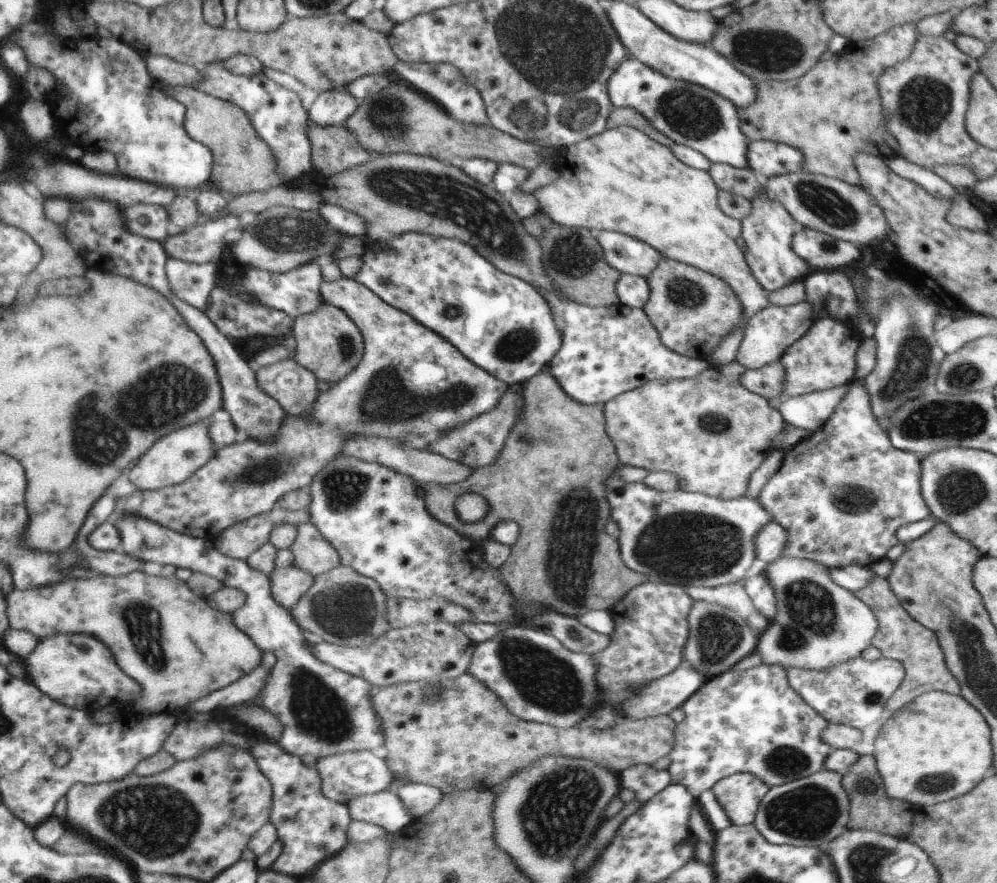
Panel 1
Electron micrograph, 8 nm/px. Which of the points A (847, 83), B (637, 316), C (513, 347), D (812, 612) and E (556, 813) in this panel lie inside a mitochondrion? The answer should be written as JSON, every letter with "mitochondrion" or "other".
{"A":"other","B":"other","C":"mitochondrion","D":"mitochondrion","E":"mitochondrion"}

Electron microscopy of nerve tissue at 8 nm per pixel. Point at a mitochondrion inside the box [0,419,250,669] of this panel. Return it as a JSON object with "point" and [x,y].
{"point":[191,455]}

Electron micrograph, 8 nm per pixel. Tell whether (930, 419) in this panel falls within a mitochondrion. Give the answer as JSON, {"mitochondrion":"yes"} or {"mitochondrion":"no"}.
{"mitochondrion":"yes"}

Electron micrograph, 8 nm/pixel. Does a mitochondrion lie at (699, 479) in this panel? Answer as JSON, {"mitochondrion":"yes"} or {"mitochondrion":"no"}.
{"mitochondrion":"no"}

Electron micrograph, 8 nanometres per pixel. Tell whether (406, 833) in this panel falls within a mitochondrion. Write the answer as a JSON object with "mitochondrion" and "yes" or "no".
{"mitochondrion":"no"}

